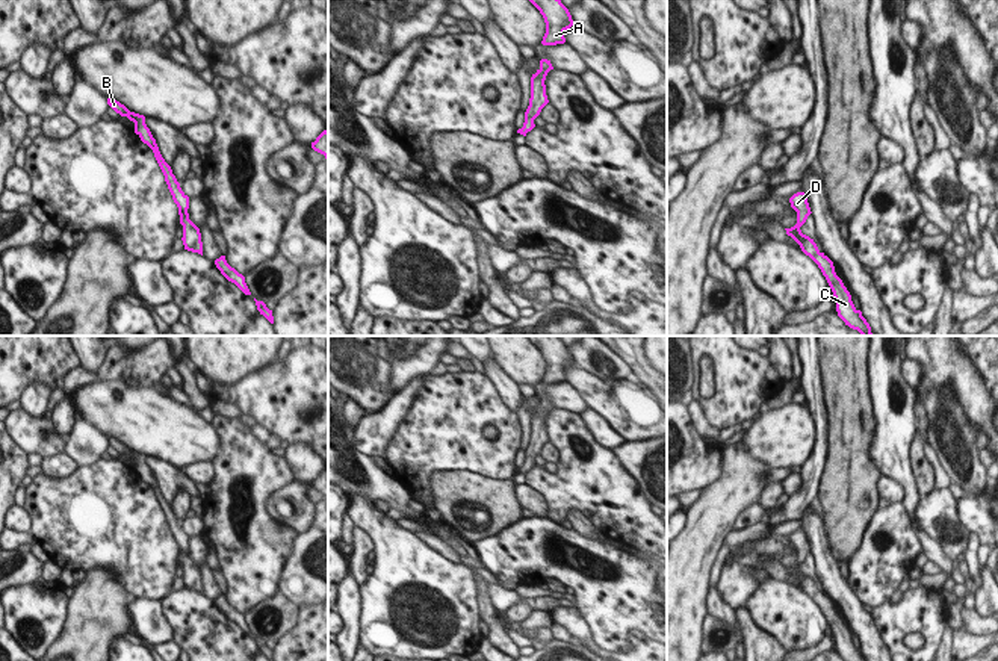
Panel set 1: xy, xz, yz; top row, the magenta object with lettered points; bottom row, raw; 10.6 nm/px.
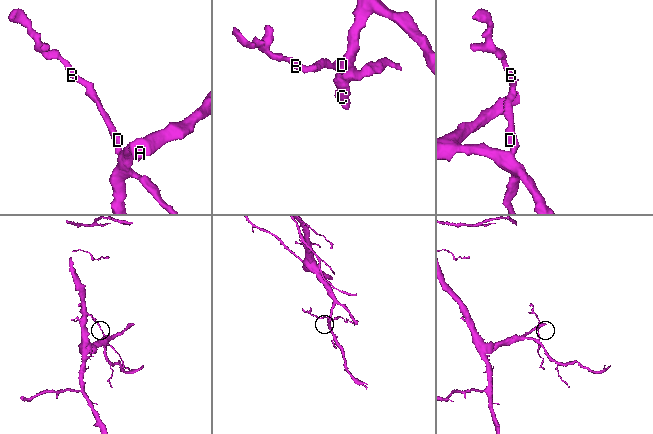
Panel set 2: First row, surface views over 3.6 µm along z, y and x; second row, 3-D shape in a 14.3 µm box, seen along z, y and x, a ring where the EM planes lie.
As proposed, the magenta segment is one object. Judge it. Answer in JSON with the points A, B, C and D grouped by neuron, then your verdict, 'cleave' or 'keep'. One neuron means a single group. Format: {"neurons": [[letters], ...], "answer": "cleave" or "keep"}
{"neurons": [["A", "B", "C", "D"]], "answer": "keep"}

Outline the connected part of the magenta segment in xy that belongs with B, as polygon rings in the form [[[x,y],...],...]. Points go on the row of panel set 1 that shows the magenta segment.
[[[107,98],[107,104],[121,116],[127,116],[130,121],[133,121],[135,133],[141,138],[144,144],[147,144],[153,150],[154,157],[165,175],[165,182],[172,195],[172,200],[178,207],[180,224],[183,225],[181,241],[183,241],[184,250],[198,253],[203,256],[203,242],[201,242],[200,228],[189,219],[189,213],[188,213],[189,197],[181,191],[180,183],[172,174],[171,166],[162,157],[159,147],[156,144],[156,139],[153,138],[150,129],[145,124],[145,116],[130,112],[124,104],[116,101],[115,98]]]

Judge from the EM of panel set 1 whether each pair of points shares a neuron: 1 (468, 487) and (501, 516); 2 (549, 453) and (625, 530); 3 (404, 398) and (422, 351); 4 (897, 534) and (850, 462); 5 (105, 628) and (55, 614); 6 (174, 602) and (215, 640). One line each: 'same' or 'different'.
1: same
2: different
3: different
4: different
5: different
6: same

